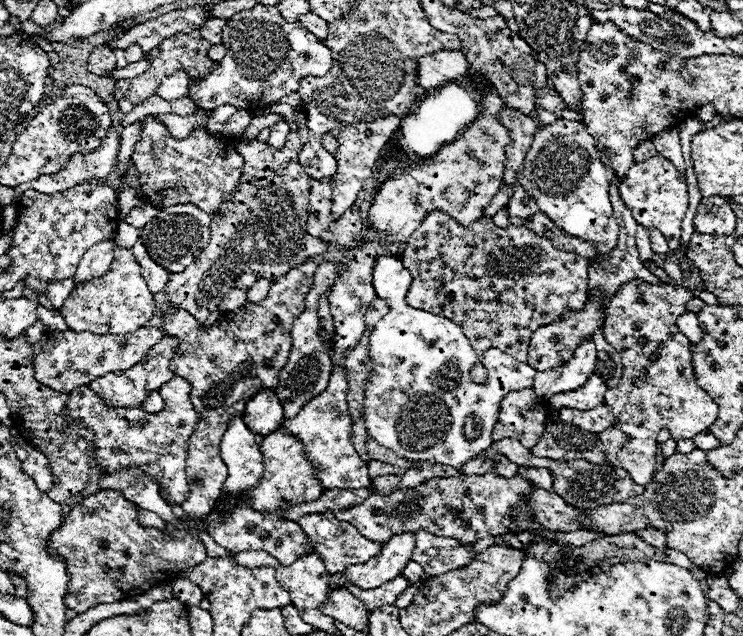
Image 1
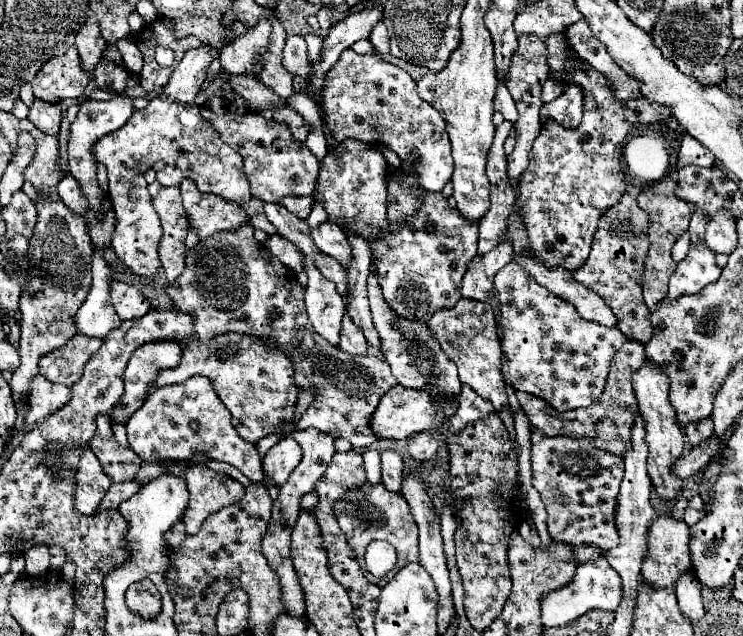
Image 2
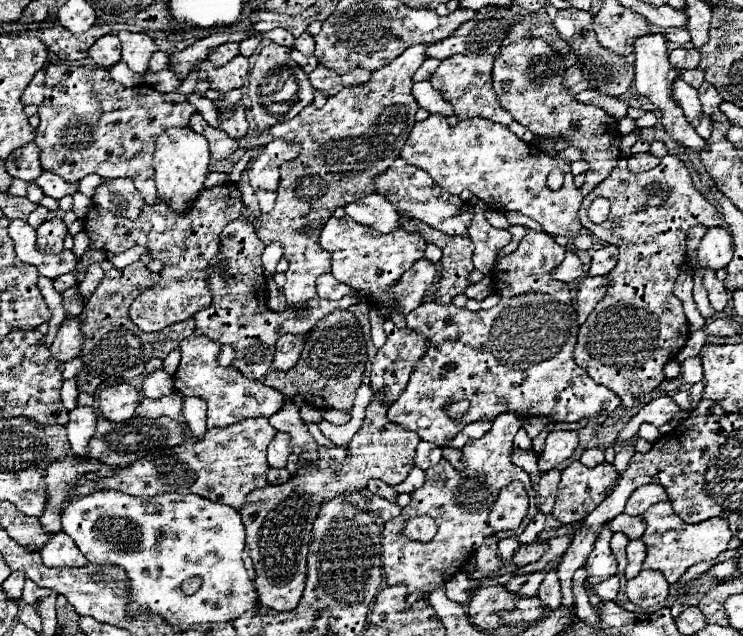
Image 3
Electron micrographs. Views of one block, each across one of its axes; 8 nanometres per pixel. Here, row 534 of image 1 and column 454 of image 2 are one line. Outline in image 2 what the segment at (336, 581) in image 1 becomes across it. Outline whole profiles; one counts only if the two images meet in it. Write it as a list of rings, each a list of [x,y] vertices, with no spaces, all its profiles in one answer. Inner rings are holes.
[[[394,386],[386,392],[386,396],[380,400],[374,418],[372,418],[372,430],[380,438],[392,438],[392,440],[402,440],[410,438],[412,434],[418,432],[430,432],[440,428],[446,420],[450,420],[458,410],[458,396],[454,398],[442,398],[434,400],[428,390],[410,390],[404,386]]]

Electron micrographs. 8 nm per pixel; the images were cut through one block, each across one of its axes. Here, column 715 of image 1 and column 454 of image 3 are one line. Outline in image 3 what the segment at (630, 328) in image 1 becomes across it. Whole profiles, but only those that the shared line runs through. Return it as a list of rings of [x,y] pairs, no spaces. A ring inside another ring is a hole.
[[[458,400],[458,402],[454,402],[454,404],[446,404],[444,410],[446,410],[446,414],[448,414],[452,420],[462,420],[462,416],[470,410],[470,402]]]

